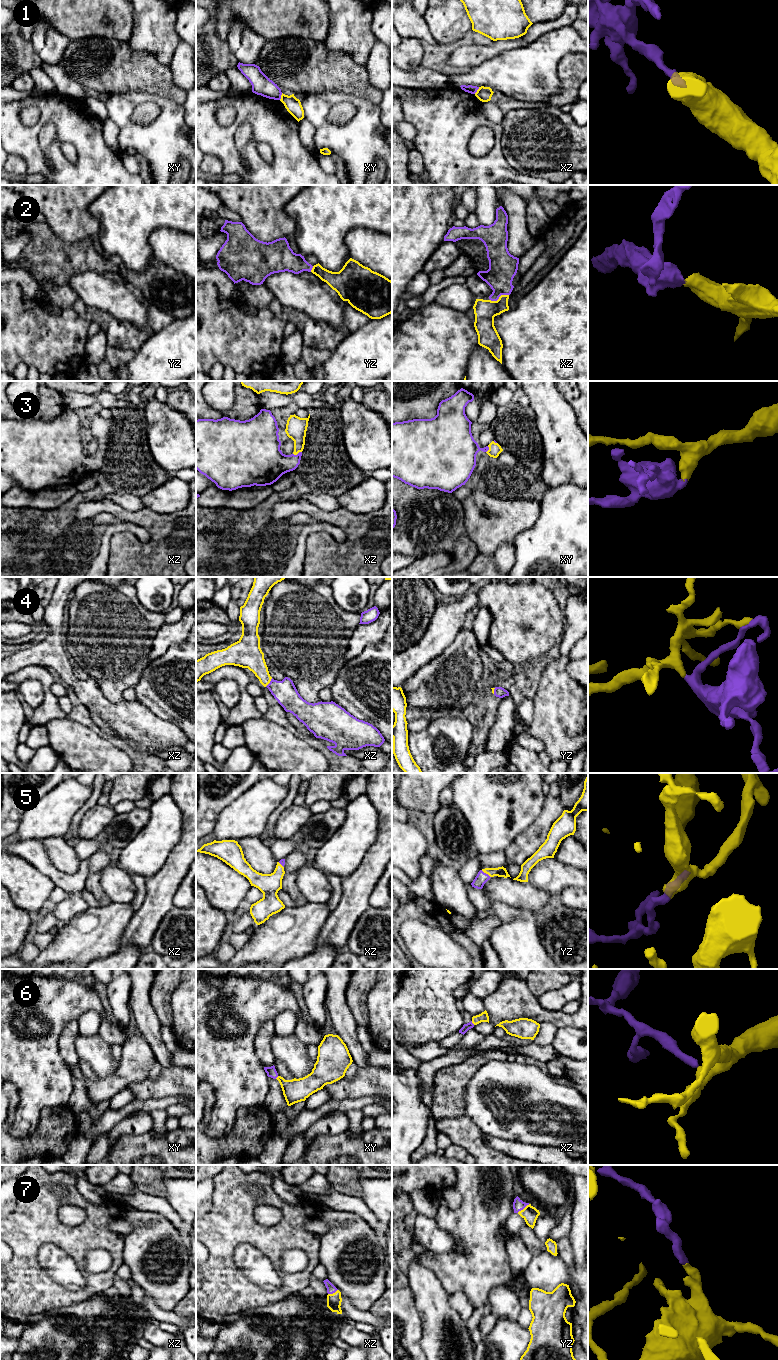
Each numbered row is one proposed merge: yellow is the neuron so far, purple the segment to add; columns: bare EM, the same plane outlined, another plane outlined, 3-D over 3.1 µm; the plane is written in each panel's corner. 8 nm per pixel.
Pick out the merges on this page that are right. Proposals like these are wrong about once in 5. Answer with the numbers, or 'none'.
2, 3, 4, 5, 6, 7

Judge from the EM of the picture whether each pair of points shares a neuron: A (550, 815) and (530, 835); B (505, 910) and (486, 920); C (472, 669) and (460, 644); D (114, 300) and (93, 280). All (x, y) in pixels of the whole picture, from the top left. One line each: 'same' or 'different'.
A: same
B: same
C: same
D: same

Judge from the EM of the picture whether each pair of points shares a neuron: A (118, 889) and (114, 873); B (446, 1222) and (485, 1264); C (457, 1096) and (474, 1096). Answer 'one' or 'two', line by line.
A: one
B: one
C: two

